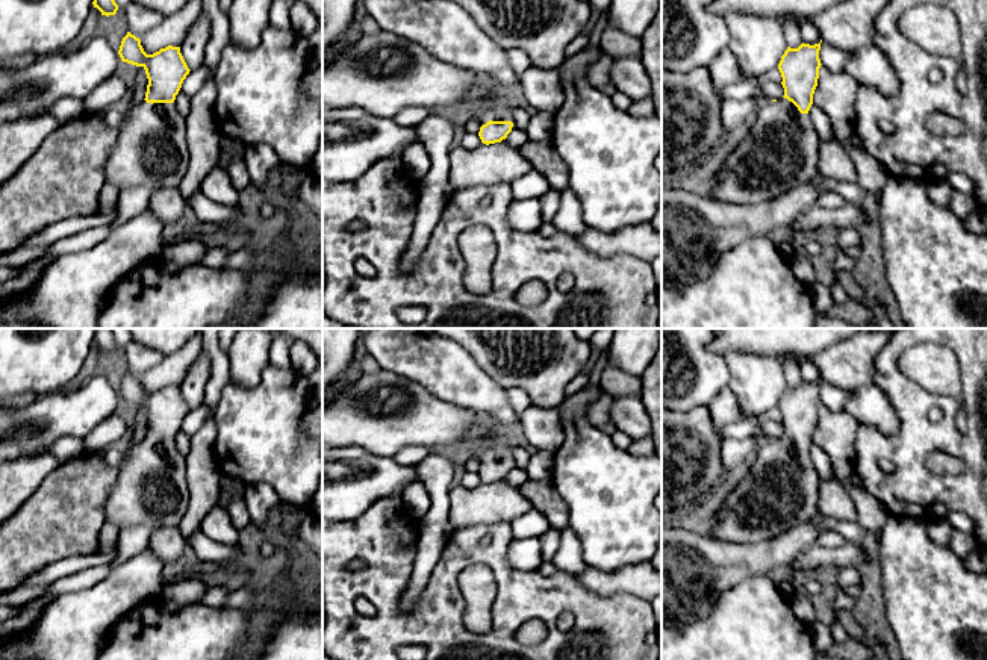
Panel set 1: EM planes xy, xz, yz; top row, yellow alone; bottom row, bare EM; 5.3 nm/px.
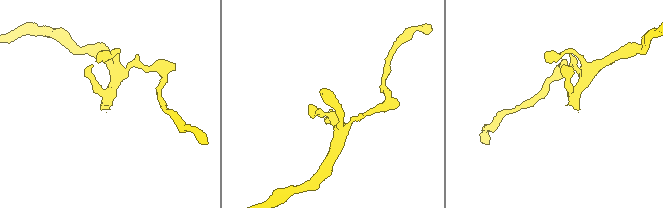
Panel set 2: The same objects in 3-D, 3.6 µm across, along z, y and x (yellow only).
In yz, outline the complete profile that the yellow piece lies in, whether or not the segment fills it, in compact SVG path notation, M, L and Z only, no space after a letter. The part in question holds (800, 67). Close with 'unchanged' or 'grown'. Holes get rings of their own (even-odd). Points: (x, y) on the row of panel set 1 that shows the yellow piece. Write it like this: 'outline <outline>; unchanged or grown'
outline M820 42L787 47L778 64L784 95L757 106L751 132L725 159L710 198L760 204L817 174L820 138L810 107L822 65L819 50Z; grown

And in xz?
outline M477 88L471 101L471 112L478 121L478 136L483 144L501 142L516 127L513 121L512 107L518 103L516 94L510 89L495 89L490 97L484 97Z; grown

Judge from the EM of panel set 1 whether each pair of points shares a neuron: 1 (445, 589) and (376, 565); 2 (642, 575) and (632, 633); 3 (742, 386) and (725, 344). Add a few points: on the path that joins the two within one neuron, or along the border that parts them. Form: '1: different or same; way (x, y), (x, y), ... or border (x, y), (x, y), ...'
1: same; way (420, 603), (400, 618), (385, 591)
2: different; border (603, 595), (630, 594), (645, 601)
3: different; border (765, 354), (730, 353), (725, 358)

